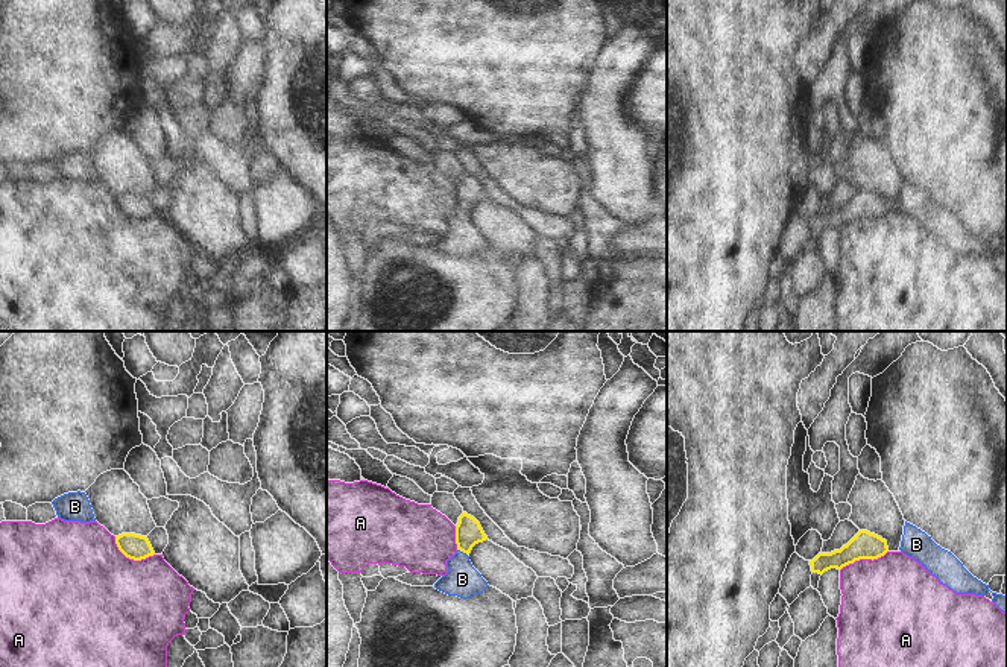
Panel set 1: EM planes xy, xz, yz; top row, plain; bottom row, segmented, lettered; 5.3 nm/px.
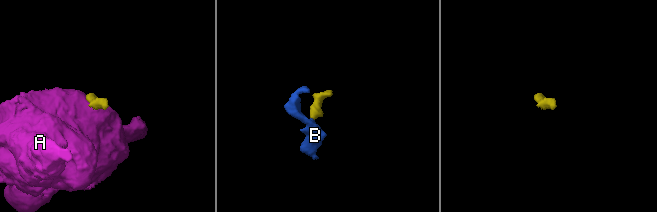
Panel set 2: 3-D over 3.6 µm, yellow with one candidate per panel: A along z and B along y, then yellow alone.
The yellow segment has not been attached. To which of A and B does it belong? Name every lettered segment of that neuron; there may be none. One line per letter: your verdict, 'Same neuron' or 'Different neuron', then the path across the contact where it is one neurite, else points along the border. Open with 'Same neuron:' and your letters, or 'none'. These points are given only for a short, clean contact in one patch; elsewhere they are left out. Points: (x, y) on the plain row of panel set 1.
Same neuron: B
A: Different neuron. Boundary: xy (114, 196), (116, 205), (129, 218), (145, 219), (154, 214)
B: Same neuron. Path across: xz (468, 192), (462, 210), (462, 239).

